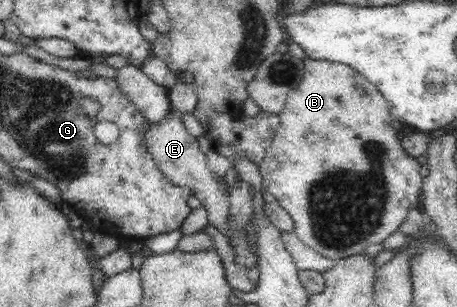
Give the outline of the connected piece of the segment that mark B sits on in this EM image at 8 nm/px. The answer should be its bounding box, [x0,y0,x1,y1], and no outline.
[257,58,424,260]

